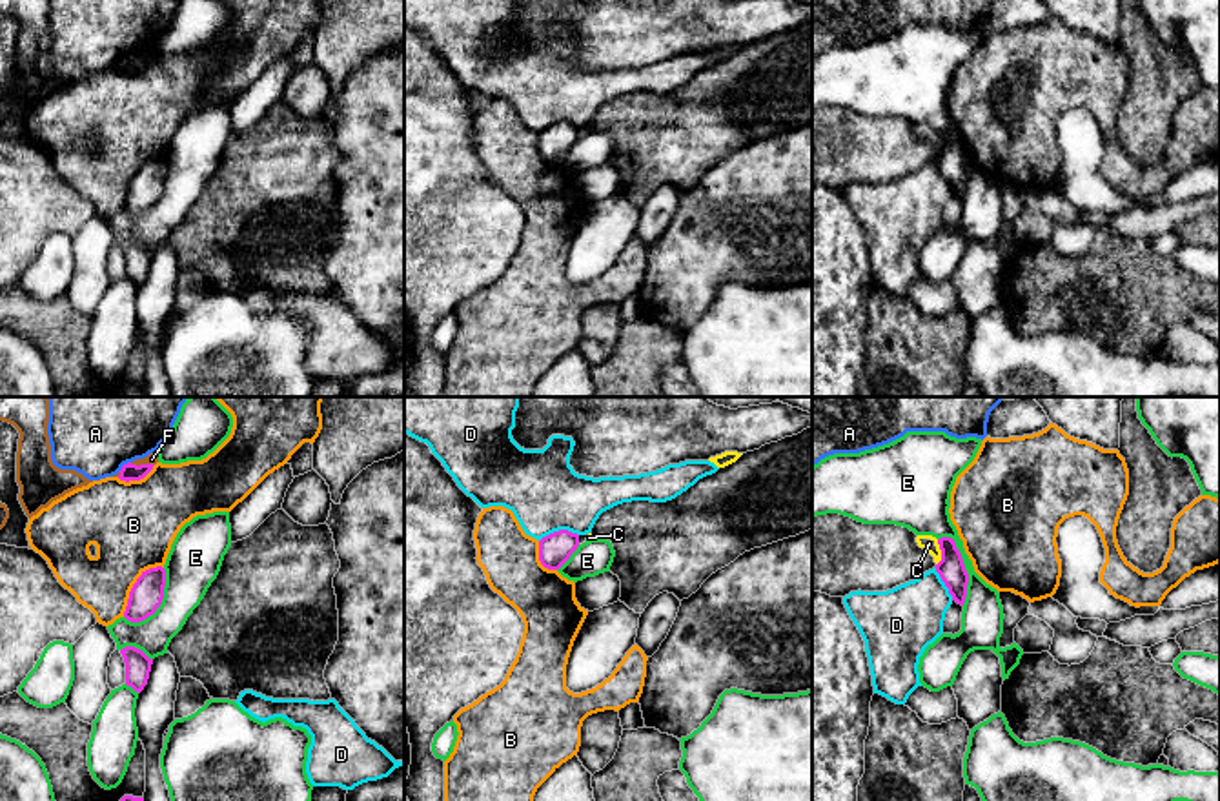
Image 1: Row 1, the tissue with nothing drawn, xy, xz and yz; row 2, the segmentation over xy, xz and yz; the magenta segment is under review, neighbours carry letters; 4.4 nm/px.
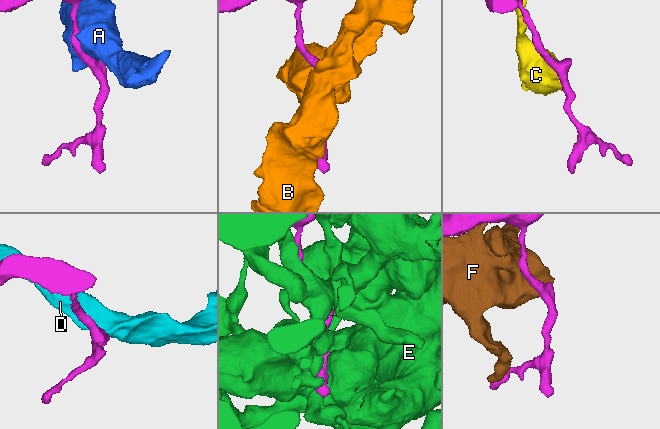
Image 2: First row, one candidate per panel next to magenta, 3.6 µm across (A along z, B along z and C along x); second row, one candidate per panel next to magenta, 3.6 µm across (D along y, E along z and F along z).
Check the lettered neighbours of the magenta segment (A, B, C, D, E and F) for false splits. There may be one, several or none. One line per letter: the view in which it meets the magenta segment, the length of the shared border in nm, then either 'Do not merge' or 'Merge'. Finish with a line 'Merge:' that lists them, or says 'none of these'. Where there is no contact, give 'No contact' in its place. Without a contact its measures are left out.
A: Touches magenta in xy. Shared border 70 nm. Do not merge
B: Touches magenta in xy. Shared border 280 nm. Do not merge
C: Touches magenta in yz. Shared border 120 nm. Do not merge
D: Touches magenta in xz. Shared border 180 nm. Do not merge
E: Touches magenta in yz. Shared border 320 nm. Do not merge
F: Touches magenta in xy. Shared border 110 nm. Do not merge
Merge: none of these

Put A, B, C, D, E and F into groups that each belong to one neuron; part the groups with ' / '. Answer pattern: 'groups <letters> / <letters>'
groups A / B / C / D / E / F

